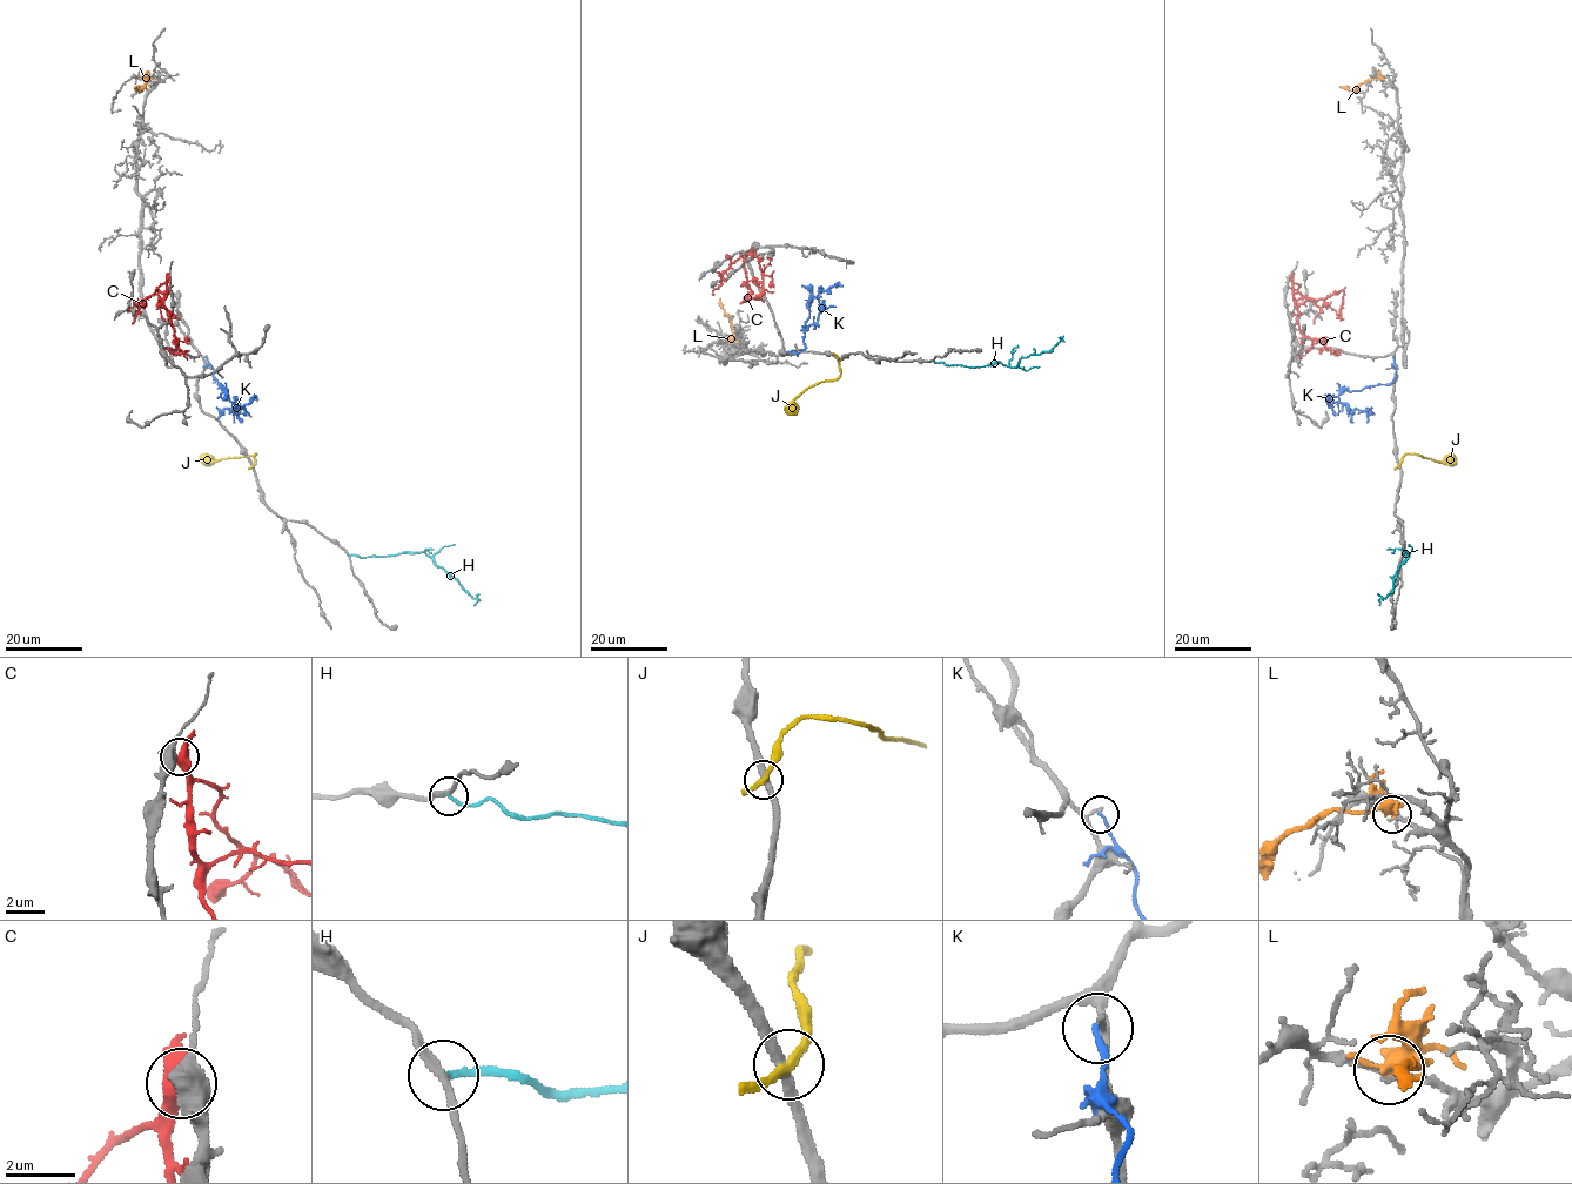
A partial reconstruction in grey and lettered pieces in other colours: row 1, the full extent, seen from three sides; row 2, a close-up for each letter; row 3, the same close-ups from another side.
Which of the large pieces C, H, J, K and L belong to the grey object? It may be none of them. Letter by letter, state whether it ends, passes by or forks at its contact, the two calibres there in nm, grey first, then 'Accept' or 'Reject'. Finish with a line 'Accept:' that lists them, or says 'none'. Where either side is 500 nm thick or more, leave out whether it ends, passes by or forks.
C: Thickness 550 nm (grey) against 460 nm. Reject
H: It ends there. Thickness 220 nm (grey) against 170 nm. Reject
J: It passes by. Thickness 320 nm (grey) against 220 nm. Reject
K: It ends there. Thickness 110 nm (grey) against 170 nm. Reject
L: It forks there. Thickness 200 nm (grey) against 320 nm. Reject
Accept: none

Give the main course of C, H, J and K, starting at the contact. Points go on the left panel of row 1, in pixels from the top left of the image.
C: (168, 277), (167, 295), (161, 300), (166, 294), (158, 293), (160, 302), (180, 320)
H: (349, 554), (424, 552), (477, 599), (474, 605)
J: (253, 465), (256, 453), (209, 462), (202, 457)
K: (206, 357), (213, 377), (235, 403), (235, 409), (226, 408), (217, 418)

